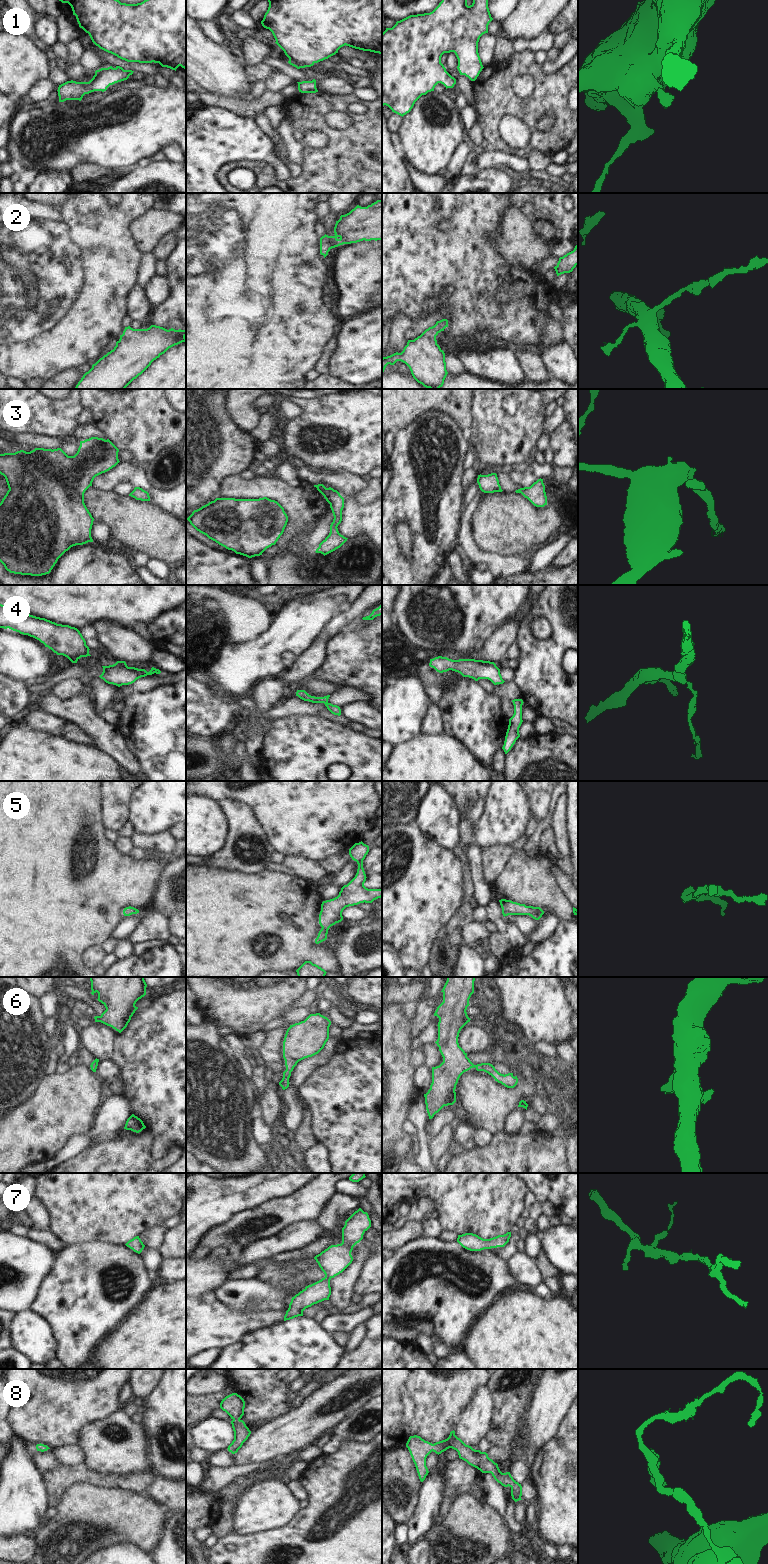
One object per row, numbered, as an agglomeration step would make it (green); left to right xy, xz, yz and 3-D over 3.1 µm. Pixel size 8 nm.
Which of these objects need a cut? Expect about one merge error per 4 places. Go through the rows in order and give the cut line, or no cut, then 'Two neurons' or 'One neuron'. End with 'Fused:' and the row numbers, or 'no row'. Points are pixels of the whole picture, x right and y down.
1: No split. One neuron
2: No split. One neuron
3: No split. One neuron
4: No split. One neuron
5: No split. One neuron
6: No split. One neuron
7: No split. One neuron
8: No split. One neuron
Fused: no row

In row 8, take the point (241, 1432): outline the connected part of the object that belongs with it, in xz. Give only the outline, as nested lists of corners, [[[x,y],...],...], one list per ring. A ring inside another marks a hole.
[[[232,1393],[222,1399],[220,1408],[232,1419],[231,1424],[234,1431],[234,1440],[227,1449],[232,1454],[235,1454],[251,1434],[251,1431],[241,1419],[244,1415],[245,1401],[237,1393]]]

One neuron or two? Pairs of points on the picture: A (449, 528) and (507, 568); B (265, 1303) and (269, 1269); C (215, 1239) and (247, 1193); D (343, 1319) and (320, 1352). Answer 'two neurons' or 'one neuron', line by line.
A: two neurons
B: two neurons
C: two neurons
D: two neurons

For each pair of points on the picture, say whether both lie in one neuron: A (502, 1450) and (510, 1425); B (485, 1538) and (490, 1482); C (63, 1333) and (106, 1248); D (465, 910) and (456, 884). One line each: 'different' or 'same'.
A: different
B: different
C: same
D: different

